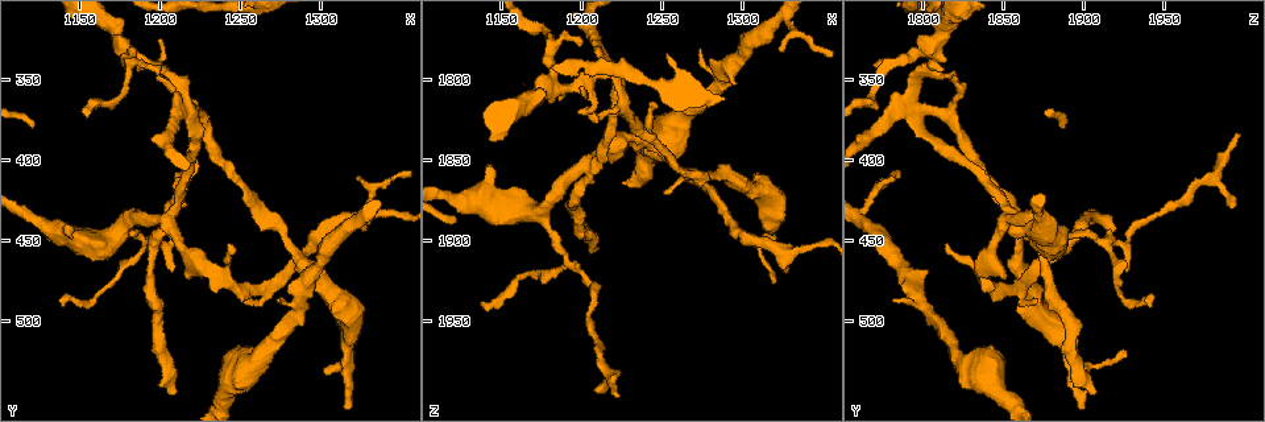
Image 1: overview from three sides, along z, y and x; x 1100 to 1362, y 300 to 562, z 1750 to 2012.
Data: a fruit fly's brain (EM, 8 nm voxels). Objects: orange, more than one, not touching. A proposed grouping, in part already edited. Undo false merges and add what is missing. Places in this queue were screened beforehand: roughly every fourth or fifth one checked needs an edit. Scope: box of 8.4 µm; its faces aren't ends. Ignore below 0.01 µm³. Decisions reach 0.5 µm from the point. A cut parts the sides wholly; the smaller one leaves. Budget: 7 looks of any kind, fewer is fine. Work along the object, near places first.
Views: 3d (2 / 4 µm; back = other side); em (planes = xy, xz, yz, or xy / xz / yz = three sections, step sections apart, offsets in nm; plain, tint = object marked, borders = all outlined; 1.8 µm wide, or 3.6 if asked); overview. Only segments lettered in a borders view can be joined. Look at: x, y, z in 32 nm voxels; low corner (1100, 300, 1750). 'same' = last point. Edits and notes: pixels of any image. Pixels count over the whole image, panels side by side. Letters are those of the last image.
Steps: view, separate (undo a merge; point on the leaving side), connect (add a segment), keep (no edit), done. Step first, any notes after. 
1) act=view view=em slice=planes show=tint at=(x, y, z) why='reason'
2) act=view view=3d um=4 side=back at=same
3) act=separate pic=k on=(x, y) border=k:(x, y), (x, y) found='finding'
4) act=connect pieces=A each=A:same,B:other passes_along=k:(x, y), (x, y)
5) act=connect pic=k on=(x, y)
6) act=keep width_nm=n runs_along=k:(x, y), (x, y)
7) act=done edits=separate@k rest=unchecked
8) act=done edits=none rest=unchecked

act=view view=em um=3.6 slice=planes show=tint at=(1328, 442, 1918) why='an open end'

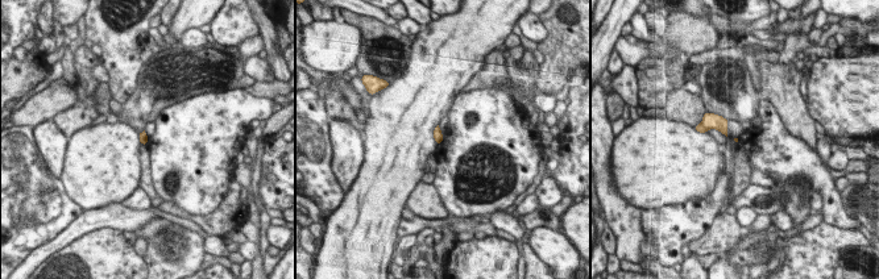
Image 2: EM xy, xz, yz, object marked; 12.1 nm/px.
act=view view=em um=3.6 slice=planes show=borders at=same

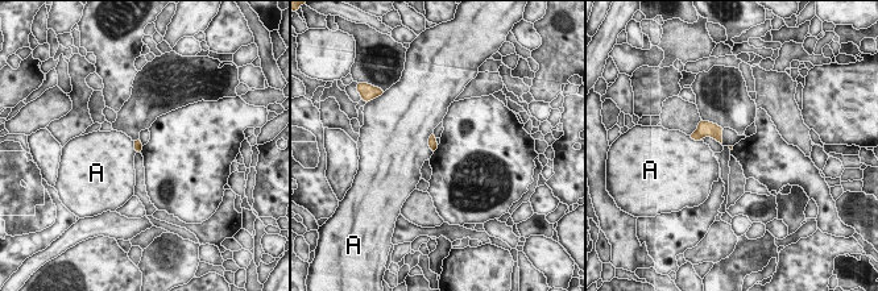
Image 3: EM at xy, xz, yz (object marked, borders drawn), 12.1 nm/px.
act=keep longest_contact=A:280nm each=A:other found='no lettered segment goes on from it'

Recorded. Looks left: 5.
act=view view=3d um=4 at=(1274, 486, 1782) why='branch stops here'

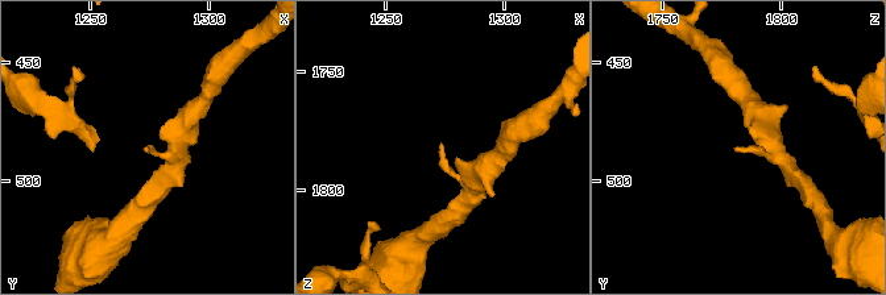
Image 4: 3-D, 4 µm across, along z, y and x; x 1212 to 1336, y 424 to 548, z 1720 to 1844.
act=view view=em slice=planes show=borders at=(1274, 486, 1780)

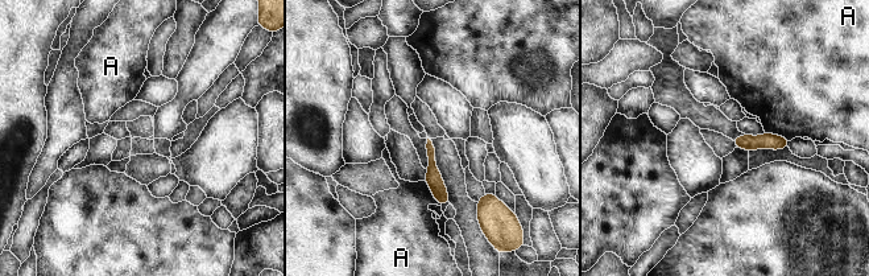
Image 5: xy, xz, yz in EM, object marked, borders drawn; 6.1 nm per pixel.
act=keep each=A:other border=5:(423, 181), (441, 205) found='none of them fits'

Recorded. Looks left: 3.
act=view view=em slice=planes show=tint at=(1216, 364, 1792) why='four-way junction'

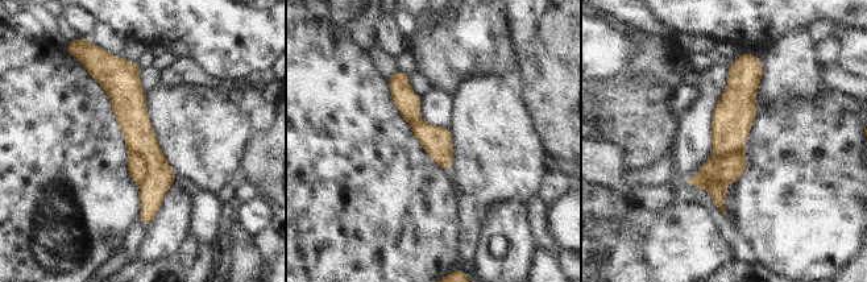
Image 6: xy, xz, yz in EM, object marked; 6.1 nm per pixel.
act=view view=em slice=planes show=borders at=same why='what lies round it'

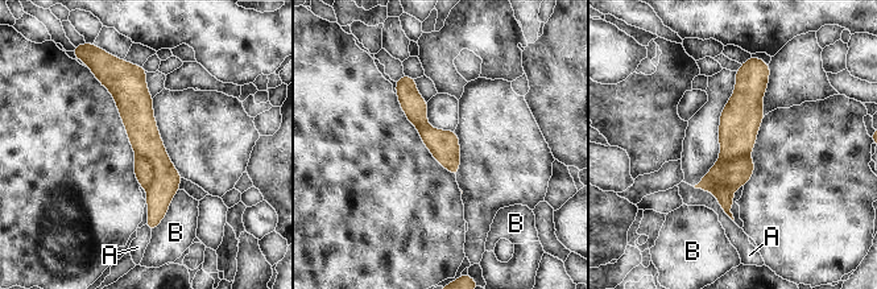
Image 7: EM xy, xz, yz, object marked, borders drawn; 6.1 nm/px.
act=separate pic=7 on=(143, 169) each=A:other,B:other border=7:(137, 156), (152, 168), (145, 188) found='two neurons meet here'

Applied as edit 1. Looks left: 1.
act=done edits=separate@7 rest=unchecked

